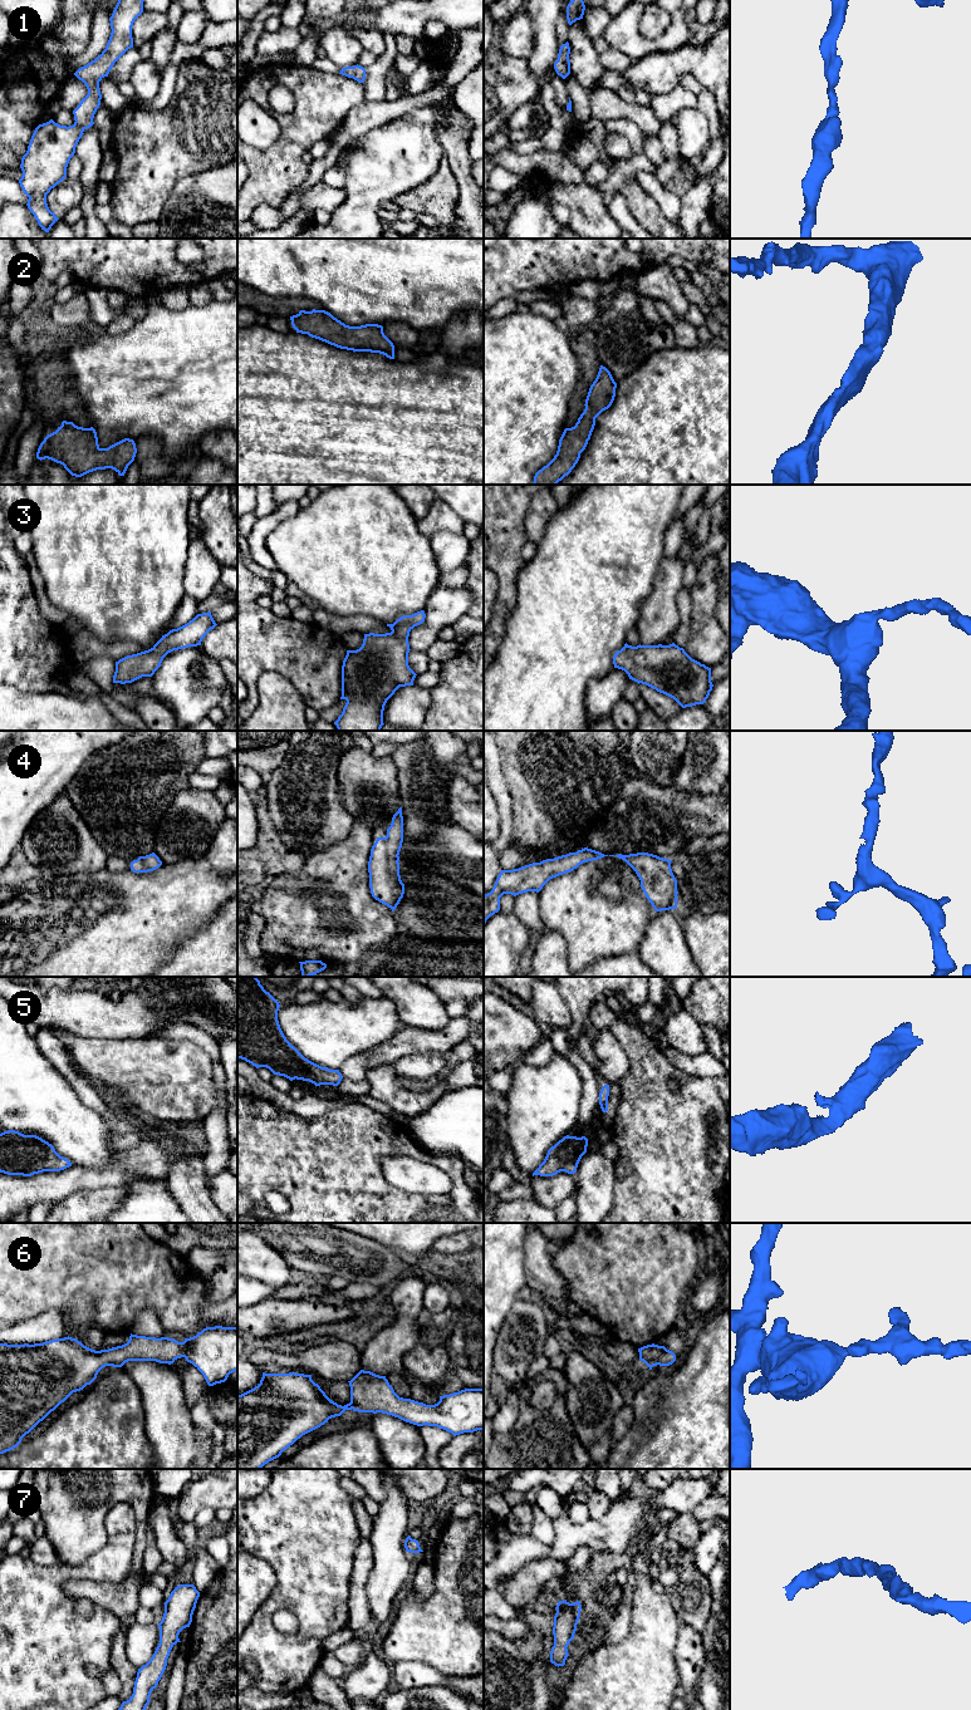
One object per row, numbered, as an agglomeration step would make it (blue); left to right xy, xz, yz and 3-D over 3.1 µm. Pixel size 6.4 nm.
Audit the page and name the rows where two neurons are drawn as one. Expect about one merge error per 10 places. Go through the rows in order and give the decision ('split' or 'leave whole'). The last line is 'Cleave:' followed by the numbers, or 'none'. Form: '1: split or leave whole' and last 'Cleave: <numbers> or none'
1: leave whole
2: leave whole
3: leave whole
4: leave whole
5: leave whole
6: leave whole
7: leave whole
Cleave: none

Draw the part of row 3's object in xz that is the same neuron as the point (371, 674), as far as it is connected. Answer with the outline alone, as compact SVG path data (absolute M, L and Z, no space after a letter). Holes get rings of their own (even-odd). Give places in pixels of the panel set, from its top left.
M423 610L403 615L393 624L387 624L391 633L364 634L363 644L357 650L347 650L342 665L342 697L347 703L334 722L338 731L381 731L387 701L399 687L413 686L416 673L408 665L410 632L425 621Z

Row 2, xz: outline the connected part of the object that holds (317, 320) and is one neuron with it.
M315 309L300 310L296 315L290 316L290 320L296 333L308 334L337 348L379 353L394 359L394 345L384 335L382 325L349 326L330 313Z

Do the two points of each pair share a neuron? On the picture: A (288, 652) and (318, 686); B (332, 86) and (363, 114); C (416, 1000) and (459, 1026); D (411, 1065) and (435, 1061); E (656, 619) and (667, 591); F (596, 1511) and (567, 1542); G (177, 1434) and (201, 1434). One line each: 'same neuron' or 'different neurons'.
A: same neuron
B: different neurons
C: different neurons
D: same neuron
E: same neuron
F: different neurons
G: different neurons

